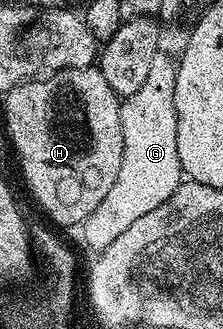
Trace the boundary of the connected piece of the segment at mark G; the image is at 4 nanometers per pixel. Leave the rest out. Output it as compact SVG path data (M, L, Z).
M167 52L156 54L142 88L138 88L138 92L134 92L134 96L121 101L122 168L118 168L118 180L114 180L110 192L106 192L102 204L98 204L98 208L94 208L94 212L90 212L90 216L82 223L84 242L92 249L92 252L110 248L110 244L114 244L114 240L118 240L118 236L122 236L122 232L126 232L126 228L130 228L130 224L135 224L139 218L146 216L146 212L158 208L158 204L166 204L166 200L170 200L170 196L174 196L174 192L181 184L182 171L178 160L178 116L174 108L177 65L177 59L173 55L171 58Z

